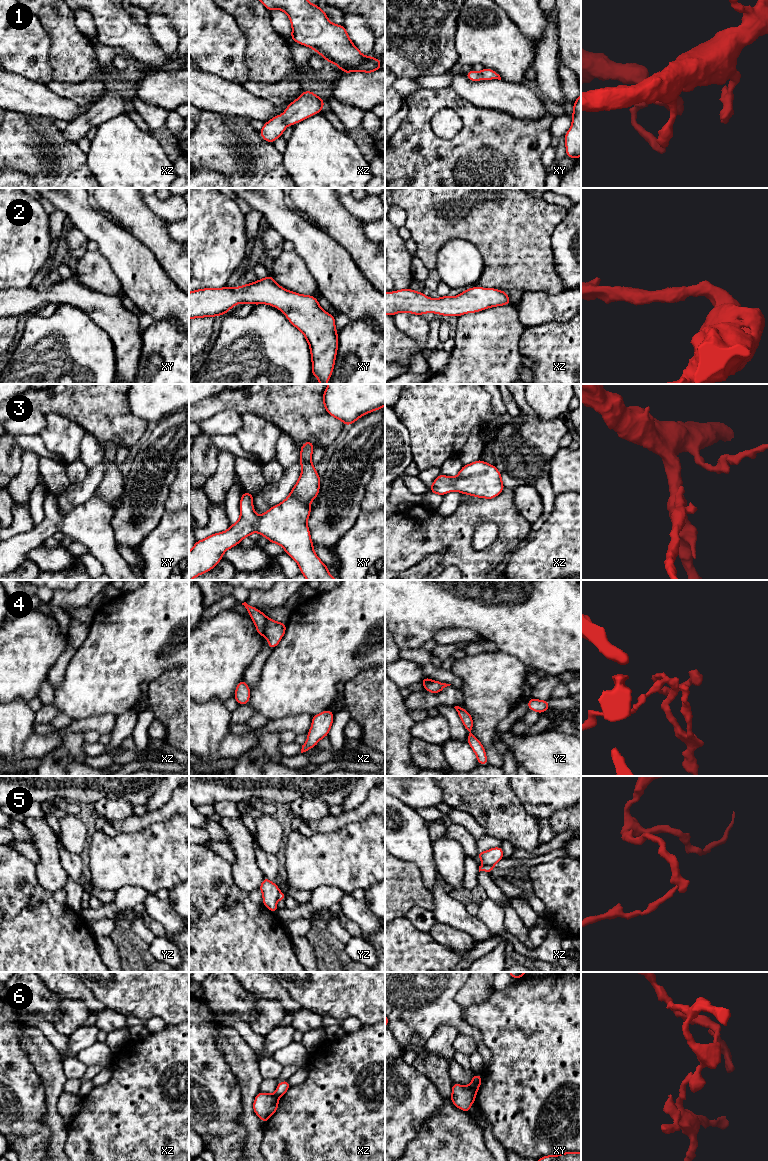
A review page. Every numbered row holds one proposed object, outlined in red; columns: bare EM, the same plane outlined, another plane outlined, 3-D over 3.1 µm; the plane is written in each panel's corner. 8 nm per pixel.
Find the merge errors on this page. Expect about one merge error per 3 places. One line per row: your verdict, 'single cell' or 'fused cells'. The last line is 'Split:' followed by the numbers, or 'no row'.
1: single cell
2: single cell
3: single cell
4: fused cells
5: fused cells
6: fused cells
Split: 4, 5, 6

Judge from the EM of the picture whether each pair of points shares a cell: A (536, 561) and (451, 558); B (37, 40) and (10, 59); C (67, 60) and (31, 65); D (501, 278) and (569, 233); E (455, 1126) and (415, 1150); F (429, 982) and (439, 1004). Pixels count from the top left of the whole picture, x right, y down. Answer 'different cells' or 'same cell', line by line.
A: different cells
B: same cell
C: different cells
D: different cells
E: same cell
F: same cell

